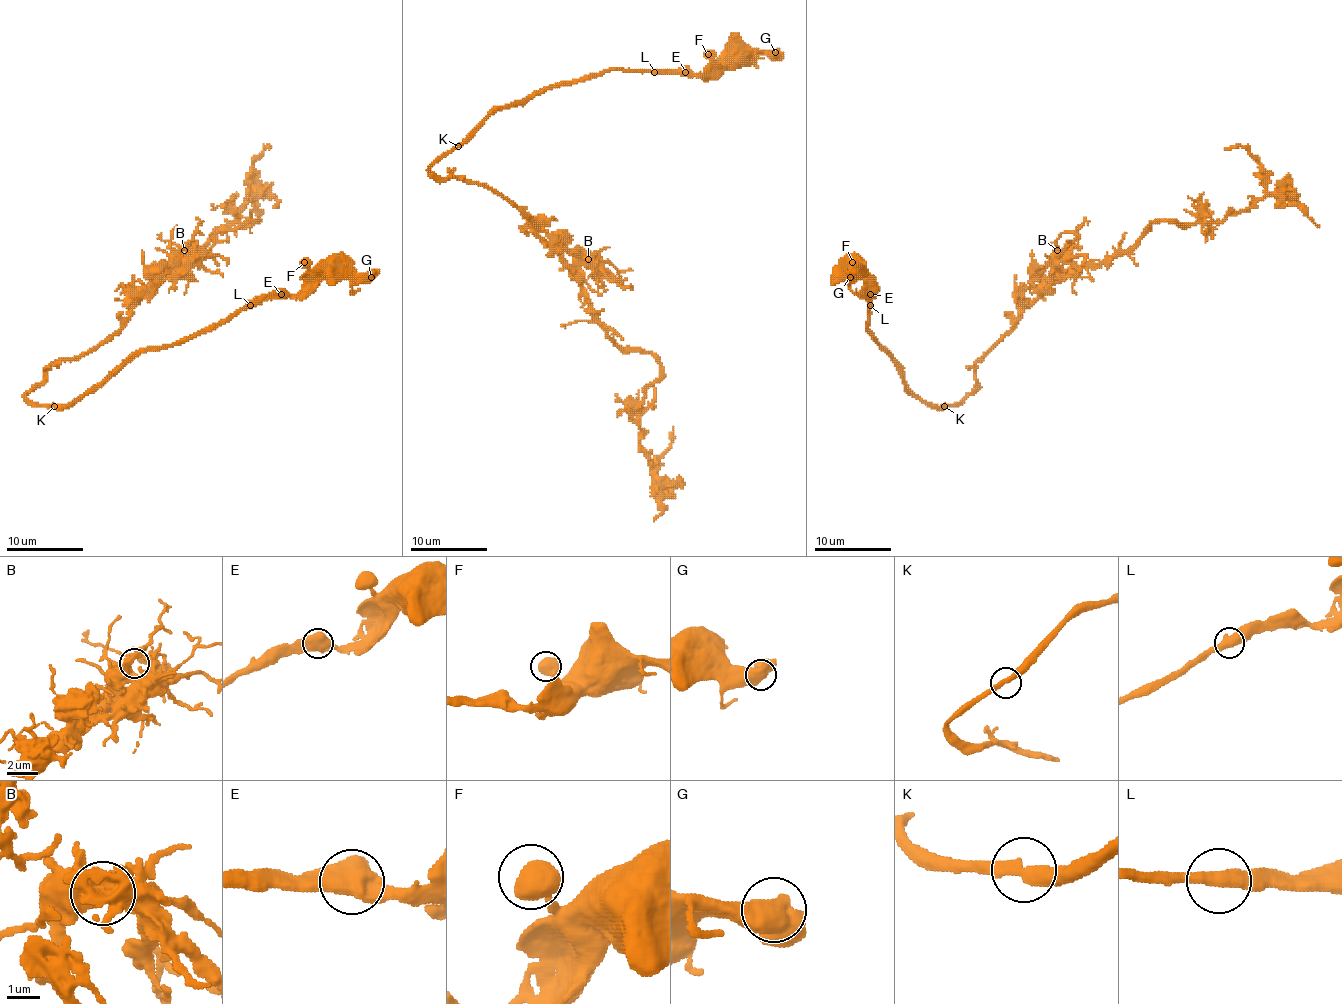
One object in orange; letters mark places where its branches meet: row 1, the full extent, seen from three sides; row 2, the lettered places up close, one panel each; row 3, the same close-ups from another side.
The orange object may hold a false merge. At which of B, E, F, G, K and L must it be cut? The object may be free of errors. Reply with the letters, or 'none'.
none

